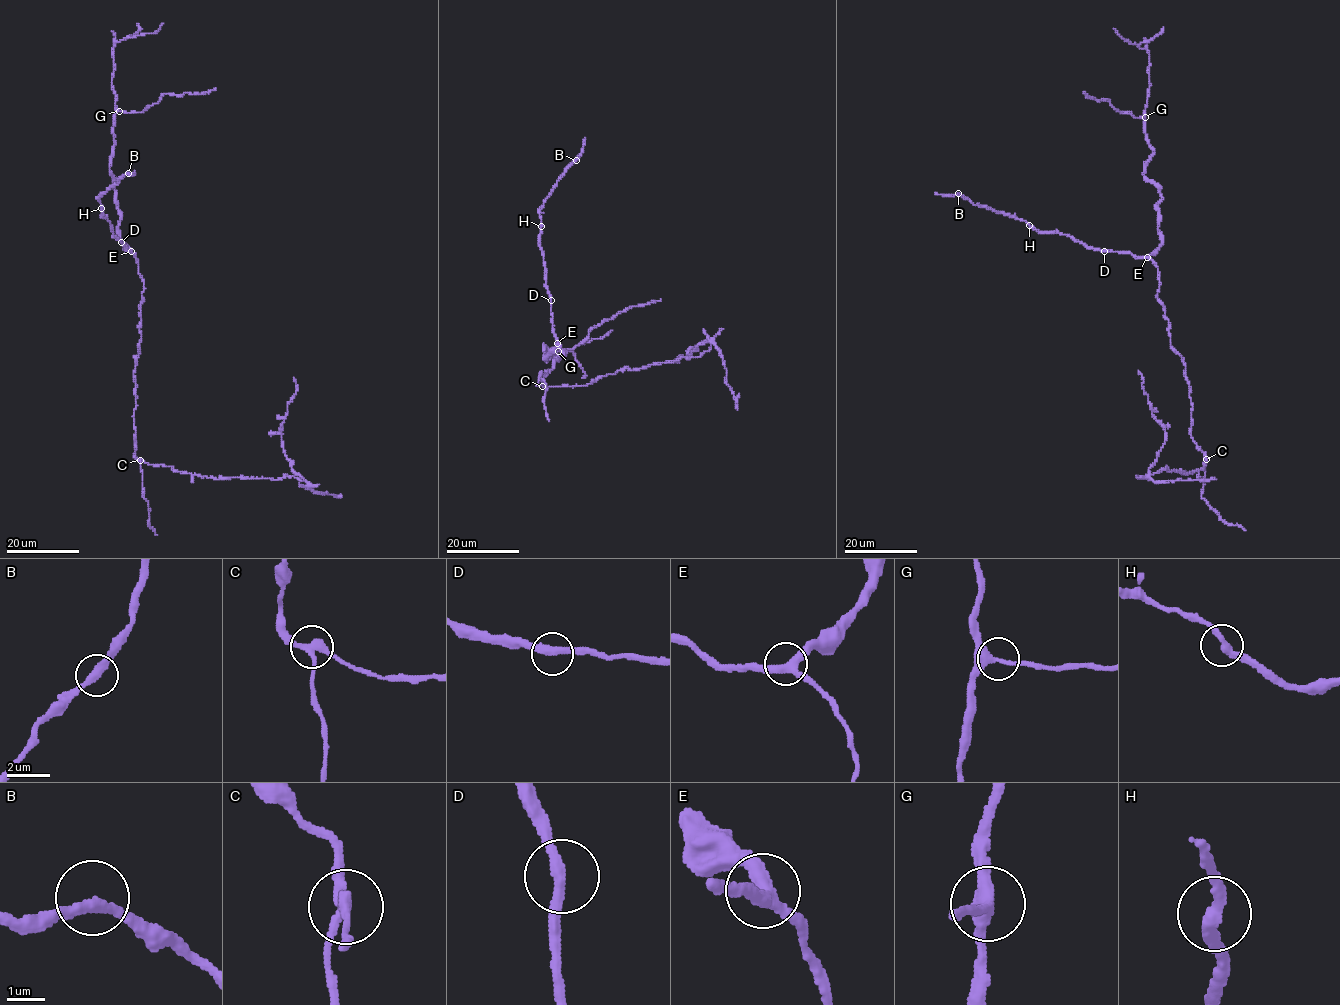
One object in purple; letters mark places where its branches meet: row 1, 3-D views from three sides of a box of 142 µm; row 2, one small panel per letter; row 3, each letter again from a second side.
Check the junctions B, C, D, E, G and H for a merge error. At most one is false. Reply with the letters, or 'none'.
C

